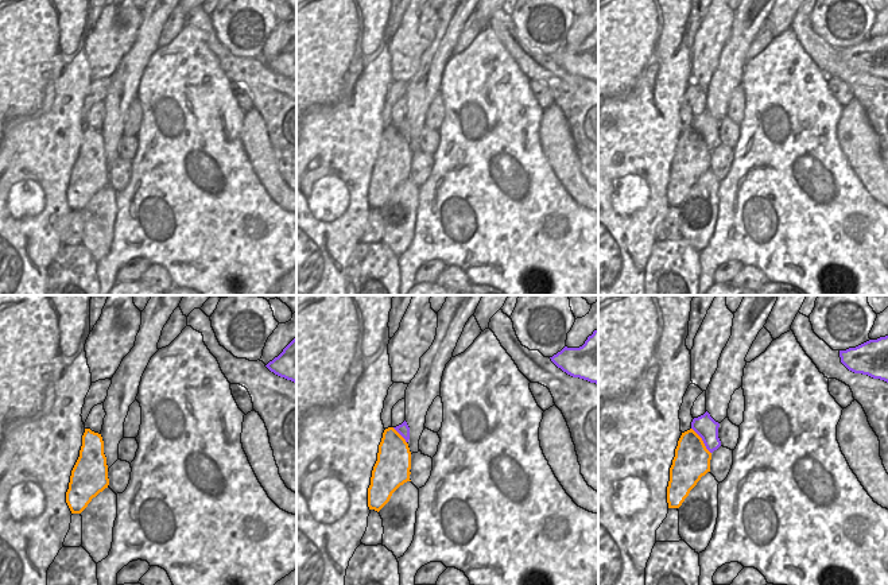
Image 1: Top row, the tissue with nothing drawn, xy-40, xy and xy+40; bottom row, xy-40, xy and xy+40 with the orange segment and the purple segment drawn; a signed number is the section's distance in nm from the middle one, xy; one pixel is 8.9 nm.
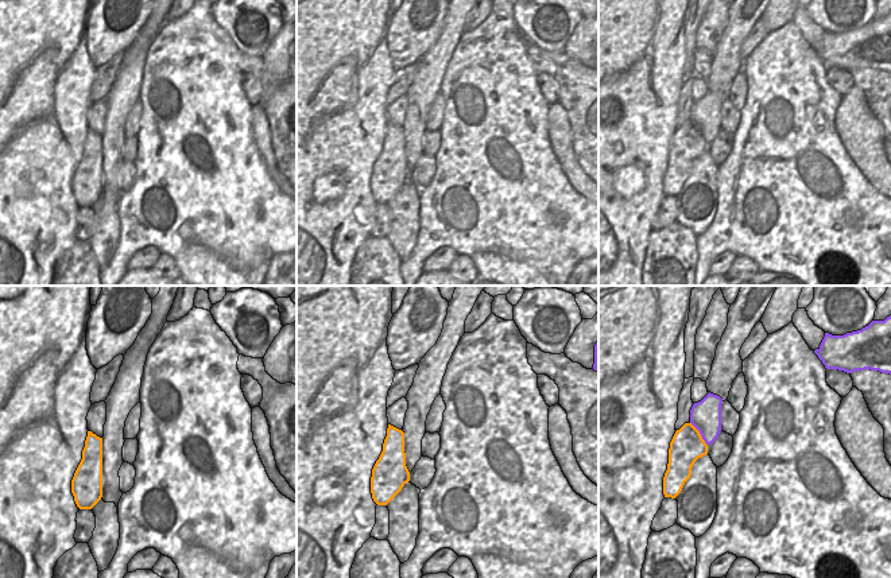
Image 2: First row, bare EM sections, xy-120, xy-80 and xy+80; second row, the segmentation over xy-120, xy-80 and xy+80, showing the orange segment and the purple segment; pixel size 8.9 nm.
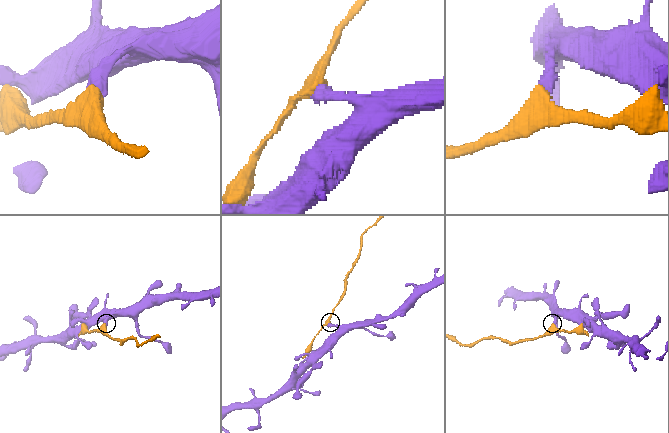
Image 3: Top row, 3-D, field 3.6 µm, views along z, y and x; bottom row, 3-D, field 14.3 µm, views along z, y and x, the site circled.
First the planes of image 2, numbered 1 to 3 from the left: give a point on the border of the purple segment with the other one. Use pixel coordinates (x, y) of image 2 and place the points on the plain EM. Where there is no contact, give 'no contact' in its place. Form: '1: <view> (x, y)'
1: no contact
2: no contact
3: xy+80 (700, 132)

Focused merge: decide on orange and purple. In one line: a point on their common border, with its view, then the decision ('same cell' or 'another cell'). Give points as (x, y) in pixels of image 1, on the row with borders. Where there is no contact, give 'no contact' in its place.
xy+40 (702, 441) | another cell

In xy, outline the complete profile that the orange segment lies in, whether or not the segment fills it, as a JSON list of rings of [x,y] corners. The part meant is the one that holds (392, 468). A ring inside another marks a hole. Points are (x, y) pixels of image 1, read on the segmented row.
[[[393,427],[385,429],[368,488],[369,510],[379,512],[400,485],[411,481],[410,469],[411,452],[408,443]]]

